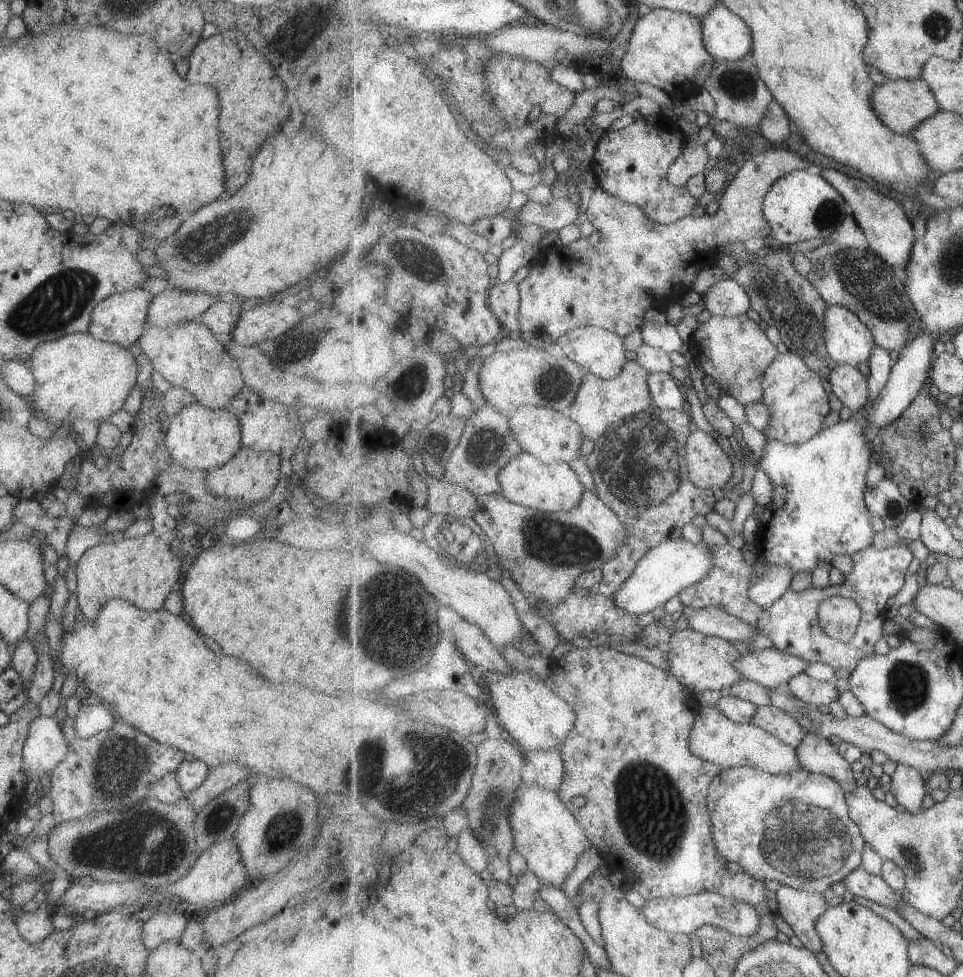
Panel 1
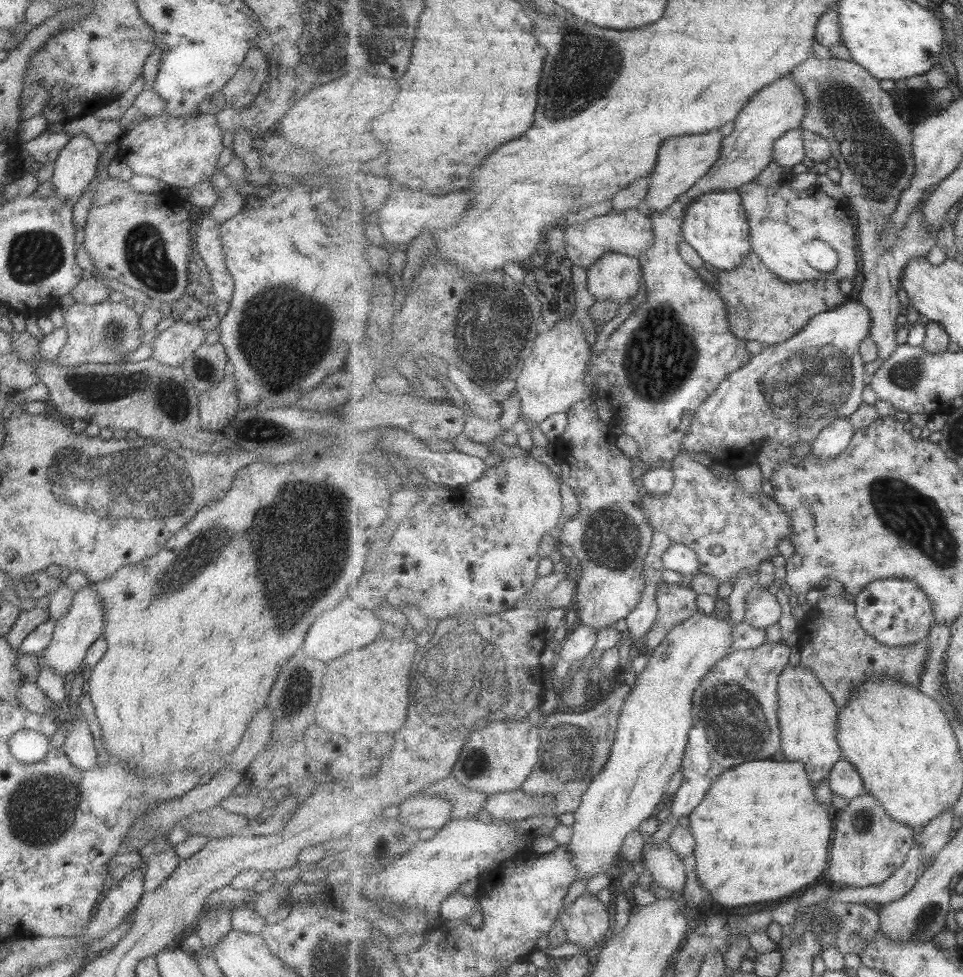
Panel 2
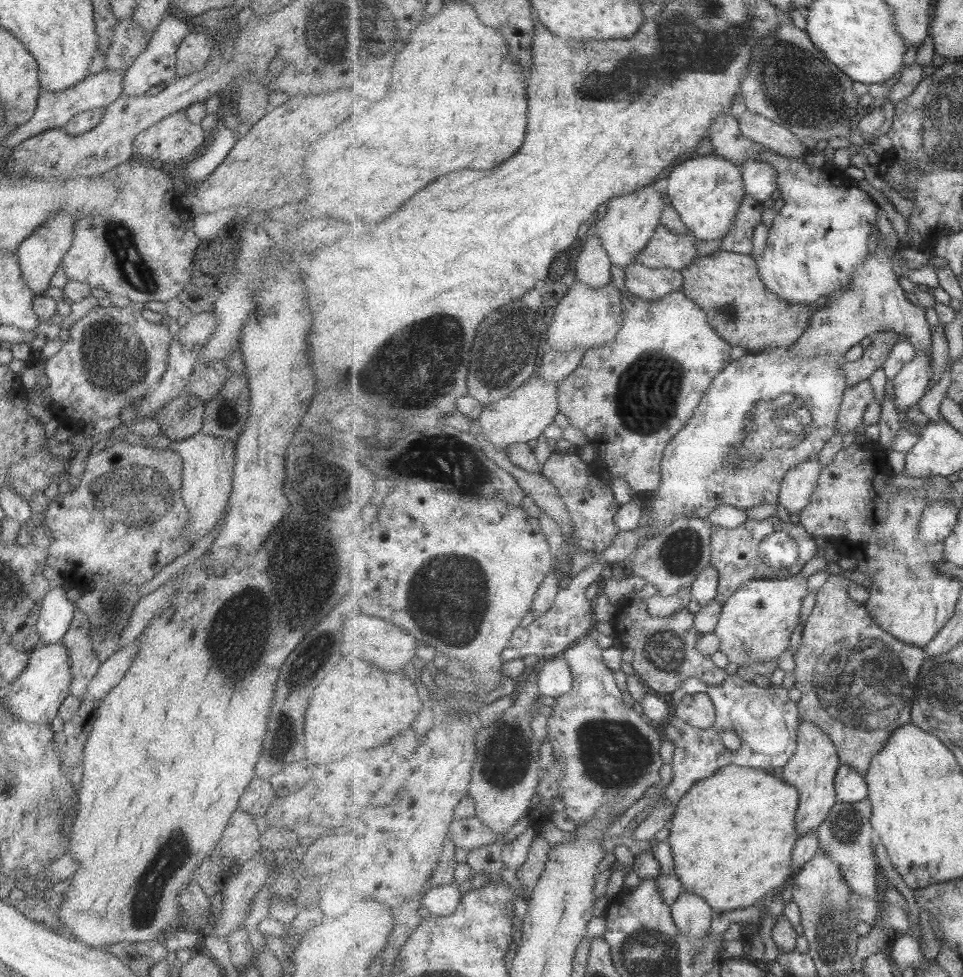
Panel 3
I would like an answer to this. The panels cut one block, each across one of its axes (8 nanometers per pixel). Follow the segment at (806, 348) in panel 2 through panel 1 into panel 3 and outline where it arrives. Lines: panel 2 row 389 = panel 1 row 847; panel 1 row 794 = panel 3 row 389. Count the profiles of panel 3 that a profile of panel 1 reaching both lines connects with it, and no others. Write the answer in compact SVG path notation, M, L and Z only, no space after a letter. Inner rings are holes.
M795 345L785 348L747 352L722 370L701 399L689 426L677 434L665 449L662 462L662 484L655 492L655 500L646 504L644 526L653 526L651 537L646 534L635 552L622 566L623 578L633 574L637 551L653 537L659 536L667 526L679 517L698 517L707 520L722 504L730 504L739 510L749 510L763 504L780 504L785 475L796 466L815 457L838 433L840 408L848 390L846 370L842 357L822 354L801 358Z

